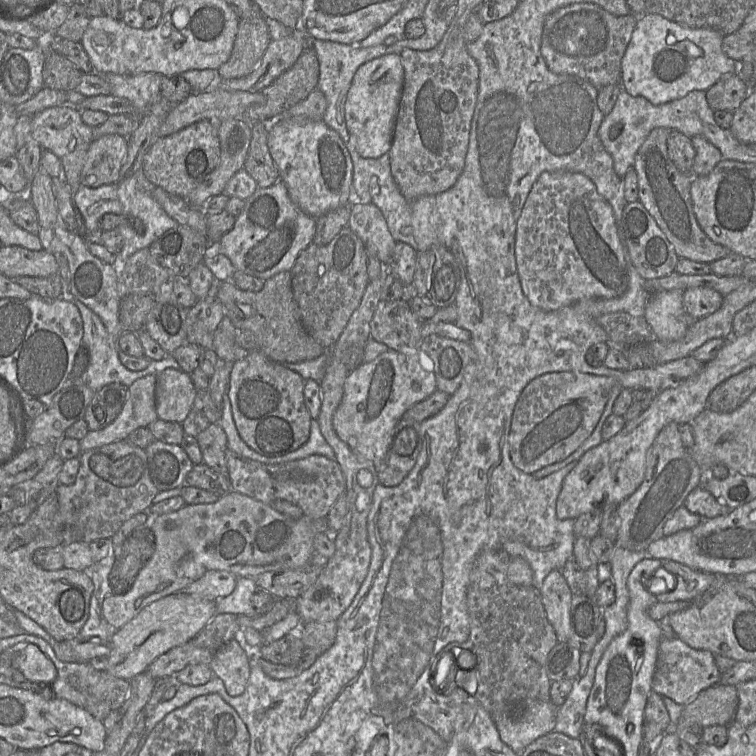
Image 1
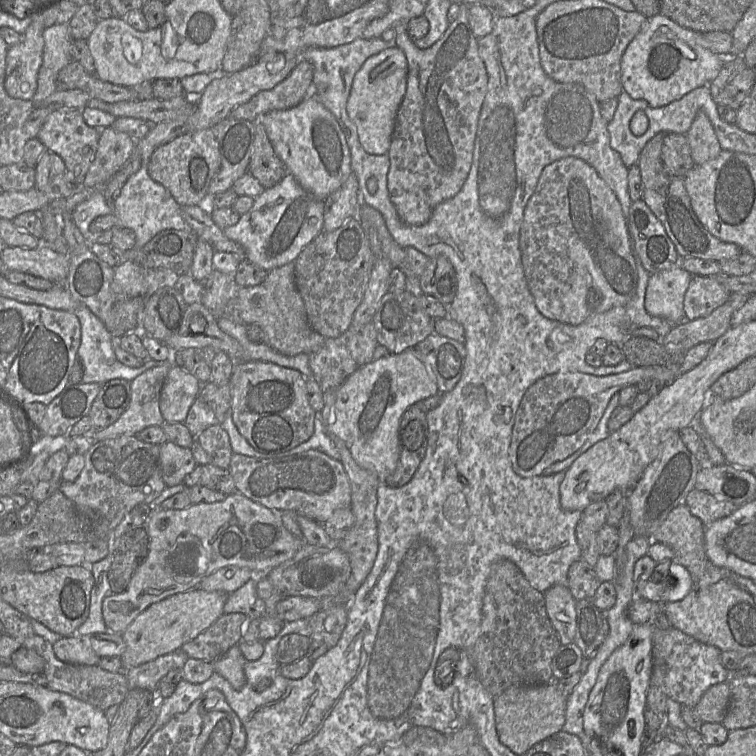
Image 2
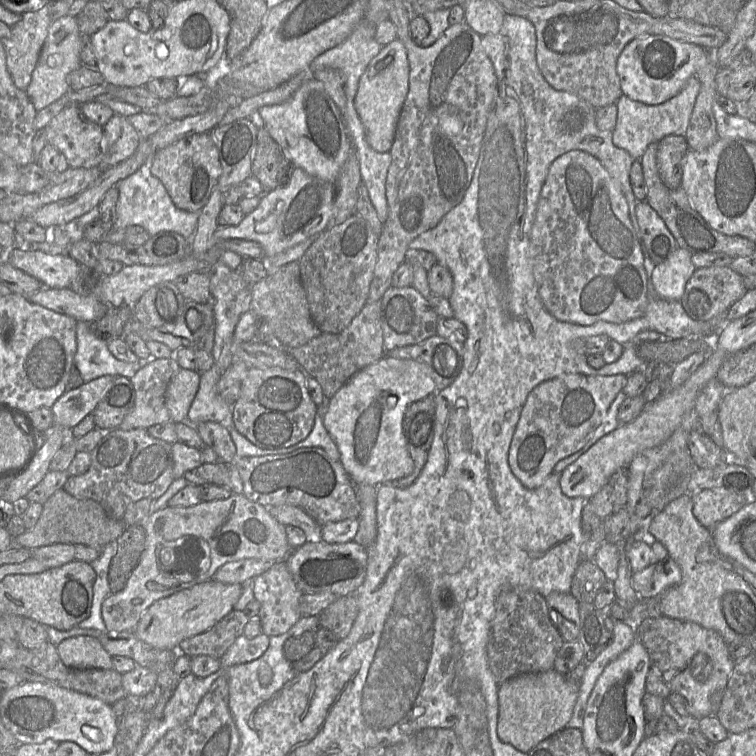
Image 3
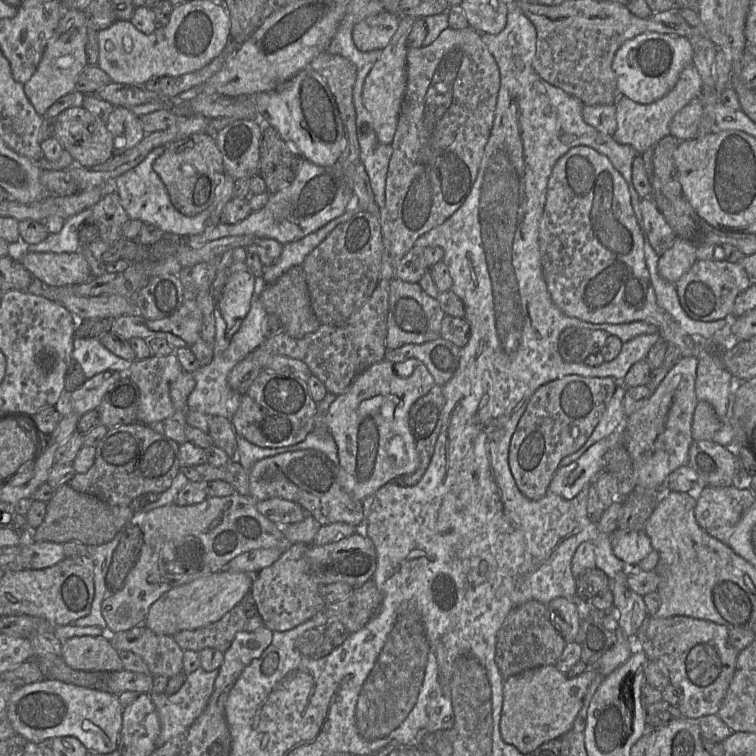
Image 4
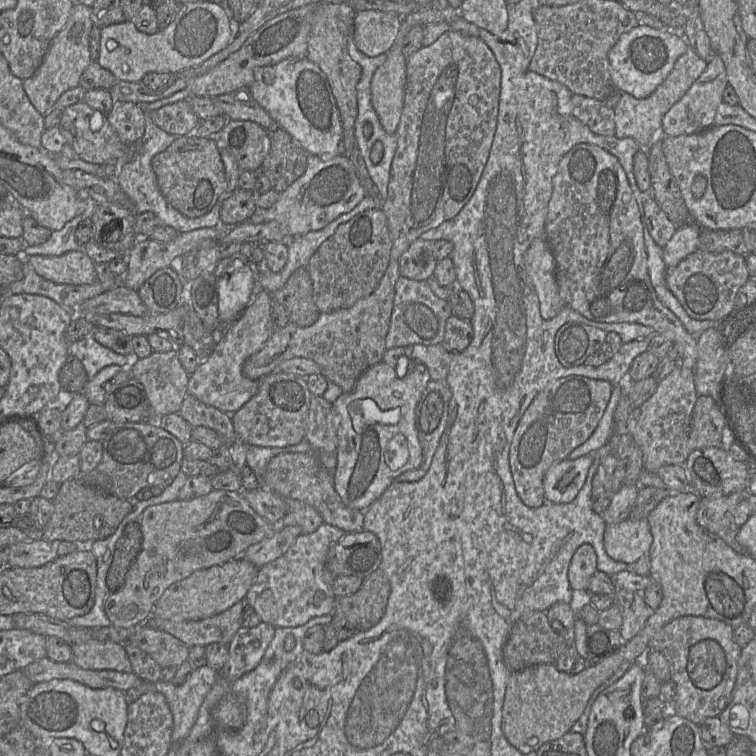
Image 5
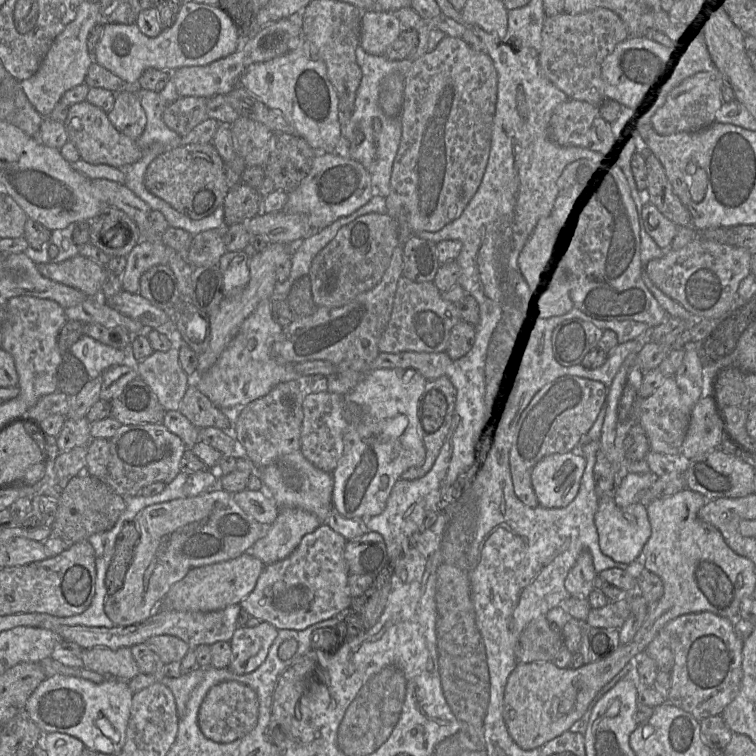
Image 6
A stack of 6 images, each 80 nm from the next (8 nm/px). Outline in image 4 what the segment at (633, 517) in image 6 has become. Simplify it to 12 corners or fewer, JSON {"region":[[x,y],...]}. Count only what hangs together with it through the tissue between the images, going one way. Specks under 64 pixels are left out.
{"region":[[617,529],[610,535],[614,555],[636,568],[651,551],[644,530]]}

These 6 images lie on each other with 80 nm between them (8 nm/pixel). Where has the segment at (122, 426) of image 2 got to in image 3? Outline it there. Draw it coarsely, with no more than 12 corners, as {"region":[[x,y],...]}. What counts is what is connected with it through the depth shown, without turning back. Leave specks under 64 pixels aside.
{"region":[[151,358],[130,378],[134,406],[120,429],[169,422],[176,359]]}

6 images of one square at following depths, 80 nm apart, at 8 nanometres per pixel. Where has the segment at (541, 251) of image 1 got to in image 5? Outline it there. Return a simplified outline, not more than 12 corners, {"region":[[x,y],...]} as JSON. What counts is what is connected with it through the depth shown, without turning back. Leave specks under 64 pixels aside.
{"region":[[578,144],[545,239],[559,294],[591,321],[697,339],[656,296],[615,156]]}

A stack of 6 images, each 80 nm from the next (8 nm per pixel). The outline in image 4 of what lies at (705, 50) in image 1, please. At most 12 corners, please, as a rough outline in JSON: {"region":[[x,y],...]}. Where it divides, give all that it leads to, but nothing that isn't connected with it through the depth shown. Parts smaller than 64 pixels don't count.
{"region":[[689,39],[625,41],[612,68],[619,95],[650,104],[693,63]]}

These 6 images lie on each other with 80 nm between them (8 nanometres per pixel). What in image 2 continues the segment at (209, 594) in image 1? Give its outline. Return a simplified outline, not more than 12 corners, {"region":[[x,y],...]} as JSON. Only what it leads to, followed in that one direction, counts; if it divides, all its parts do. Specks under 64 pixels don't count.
{"region":[[226,566],[198,588],[232,593],[253,578],[245,567]]}

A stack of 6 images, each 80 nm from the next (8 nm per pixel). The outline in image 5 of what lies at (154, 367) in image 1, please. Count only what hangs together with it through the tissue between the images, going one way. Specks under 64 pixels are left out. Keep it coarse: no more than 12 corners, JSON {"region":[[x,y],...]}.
{"region":[[86,336],[69,346],[88,380],[110,365],[129,367],[124,356]]}

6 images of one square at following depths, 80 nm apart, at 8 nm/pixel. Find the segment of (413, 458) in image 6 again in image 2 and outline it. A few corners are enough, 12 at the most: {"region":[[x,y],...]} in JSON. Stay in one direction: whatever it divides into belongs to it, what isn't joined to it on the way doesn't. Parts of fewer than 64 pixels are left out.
{"region":[[413,349],[357,369],[327,432],[383,483],[410,406],[439,392]]}

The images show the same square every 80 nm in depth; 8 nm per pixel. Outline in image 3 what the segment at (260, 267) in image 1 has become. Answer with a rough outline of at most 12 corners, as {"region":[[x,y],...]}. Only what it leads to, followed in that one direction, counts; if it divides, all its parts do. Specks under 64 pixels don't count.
{"region":[[294,168],[217,241],[265,258],[333,222],[334,183]]}

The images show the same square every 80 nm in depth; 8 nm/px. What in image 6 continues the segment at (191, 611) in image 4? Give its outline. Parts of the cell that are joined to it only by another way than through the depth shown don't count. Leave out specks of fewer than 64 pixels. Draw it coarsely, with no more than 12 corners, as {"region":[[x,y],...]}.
{"region":[[246,552],[193,568],[159,607],[208,612],[239,604],[265,564]]}

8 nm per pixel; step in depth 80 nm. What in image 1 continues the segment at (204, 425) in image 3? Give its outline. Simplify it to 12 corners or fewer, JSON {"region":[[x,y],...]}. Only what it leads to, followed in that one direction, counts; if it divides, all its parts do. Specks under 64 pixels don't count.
{"region":[[210,424],[196,437],[203,463],[227,475],[227,436]]}

